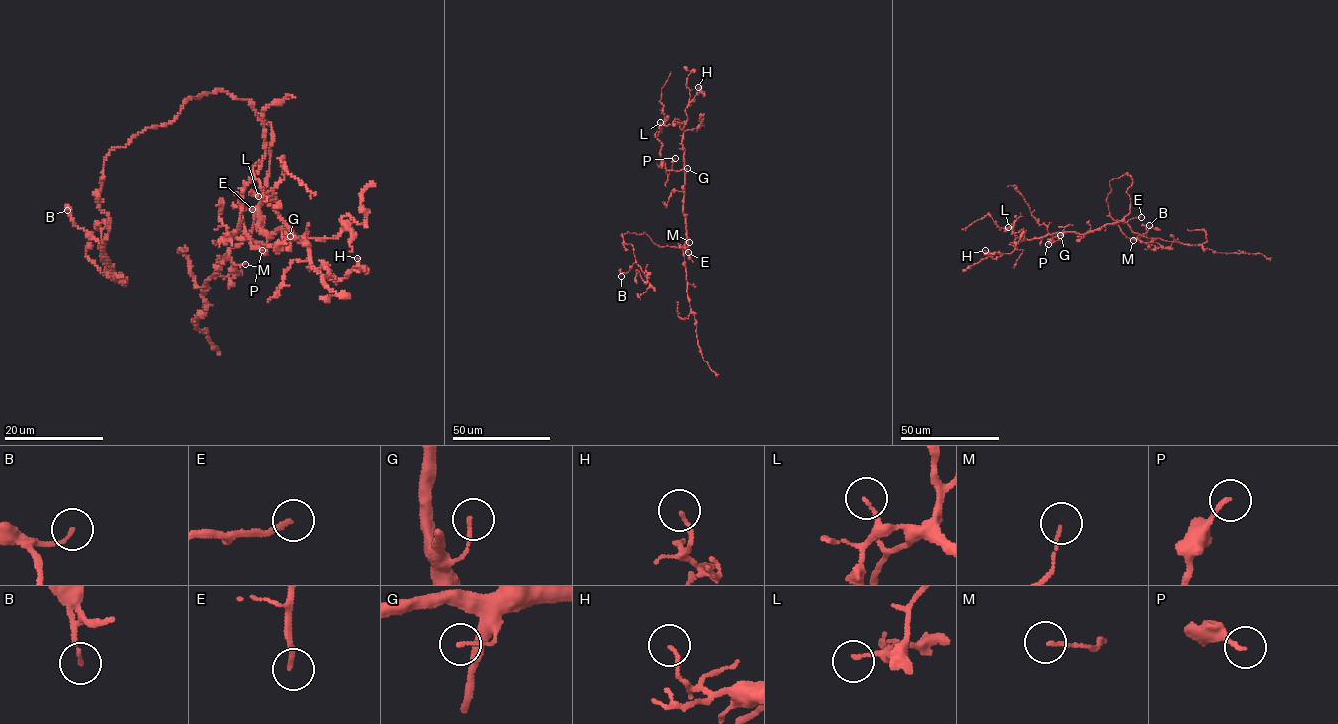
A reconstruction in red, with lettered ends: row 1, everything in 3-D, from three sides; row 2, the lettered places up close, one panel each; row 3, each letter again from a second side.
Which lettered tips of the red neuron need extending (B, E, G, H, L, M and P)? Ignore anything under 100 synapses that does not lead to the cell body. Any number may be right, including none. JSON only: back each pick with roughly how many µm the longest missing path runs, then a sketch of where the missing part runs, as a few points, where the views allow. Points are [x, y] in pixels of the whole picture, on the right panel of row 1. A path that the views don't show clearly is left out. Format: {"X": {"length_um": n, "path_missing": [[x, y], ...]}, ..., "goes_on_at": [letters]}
{"E": {"length_um": 200, "path_missing": [[1141, 217], [1153, 209], [1139, 185], [1134, 271], [1184, 344], [1187, 364], [1166, 412], [1111, 414]]}, "goes_on_at": ["E"]}

